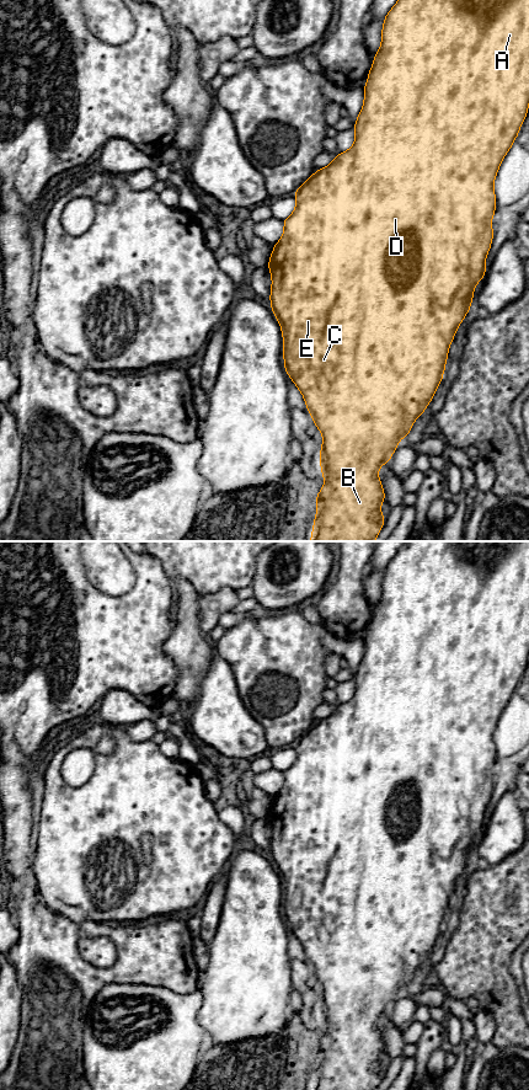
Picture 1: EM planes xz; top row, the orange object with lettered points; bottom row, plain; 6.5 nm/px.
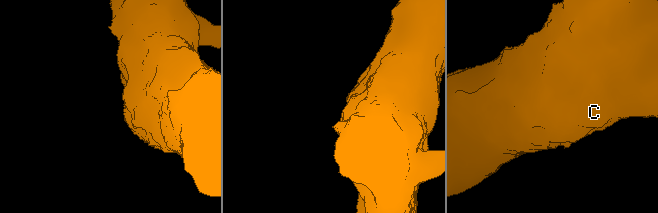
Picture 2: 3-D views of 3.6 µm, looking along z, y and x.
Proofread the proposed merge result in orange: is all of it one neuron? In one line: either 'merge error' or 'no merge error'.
no merge error

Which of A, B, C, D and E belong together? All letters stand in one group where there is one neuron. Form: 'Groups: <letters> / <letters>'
Groups: A B C D E

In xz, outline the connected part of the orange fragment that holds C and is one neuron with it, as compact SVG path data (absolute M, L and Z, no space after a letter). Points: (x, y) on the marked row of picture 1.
M399 0L384 18L381 32L381 47L375 53L372 69L368 74L368 82L364 86L364 105L354 123L356 141L353 146L343 153L337 154L336 159L326 167L315 171L294 193L296 207L292 215L283 220L284 234L282 239L273 246L273 252L268 261L268 269L272 276L271 306L278 320L283 333L283 356L284 368L289 378L304 396L306 410L312 416L312 422L317 426L324 437L321 452L319 455L325 486L316 496L316 509L314 528L310 541L374 541L379 535L385 517L380 512L380 504L385 501L385 493L378 470L383 464L390 463L392 453L399 448L397 443L401 438L408 437L415 420L424 413L426 406L432 401L437 388L439 386L445 362L448 359L448 349L455 336L456 328L460 326L465 315L470 310L472 303L475 284L481 282L485 273L486 256L491 249L493 239L492 217L496 210L496 194L493 191L493 181L501 162L509 151L514 139L518 137L520 125L527 117L529 105L529 0Z

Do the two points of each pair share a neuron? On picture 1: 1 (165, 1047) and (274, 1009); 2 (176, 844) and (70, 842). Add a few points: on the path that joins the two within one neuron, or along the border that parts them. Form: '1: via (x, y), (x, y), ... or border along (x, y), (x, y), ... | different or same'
1: border along (201, 1005), (198, 1024), (207, 1042) | different
2: via (155, 827), (99, 826) | same

